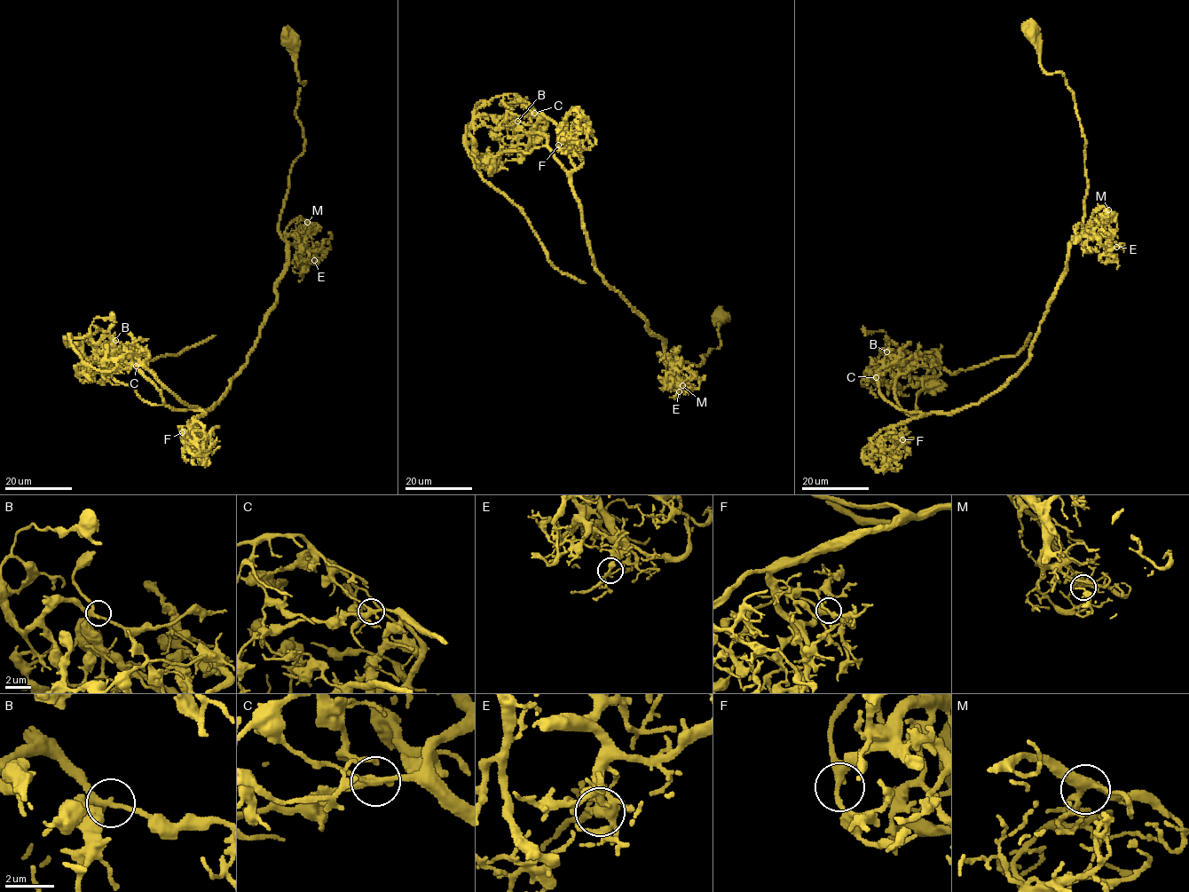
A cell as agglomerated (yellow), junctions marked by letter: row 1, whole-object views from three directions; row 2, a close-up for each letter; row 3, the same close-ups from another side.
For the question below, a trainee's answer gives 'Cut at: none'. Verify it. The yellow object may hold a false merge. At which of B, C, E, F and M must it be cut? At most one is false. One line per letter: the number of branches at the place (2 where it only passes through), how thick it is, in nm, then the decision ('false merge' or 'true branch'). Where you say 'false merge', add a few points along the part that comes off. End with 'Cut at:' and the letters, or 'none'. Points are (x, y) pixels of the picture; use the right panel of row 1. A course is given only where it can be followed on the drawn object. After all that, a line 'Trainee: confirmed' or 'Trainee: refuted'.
B: 4 branches meet; 240 nm thick; true branch
C: 4 branches meet; 280 nm thick; false merge; foreign part runs (876, 377), (865, 372), (862, 385), (874, 379), (883, 352), (922, 356), (950, 374), (1017, 356), (1030, 332)
E: 4 branches meet; 240 nm thick; true branch
F: 4 branches meet; 260 nm thick; true branch
M: 4 branches meet; 340 nm thick; true branch
Cut at: C
Trainee: refuted

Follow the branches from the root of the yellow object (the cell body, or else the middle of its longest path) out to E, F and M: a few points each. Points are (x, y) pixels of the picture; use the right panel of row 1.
E: (1031, 28), (1028, 37), (1040, 67), (1060, 73), (1073, 94), (1085, 140), (1084, 231), (1107, 236), (1116, 247)
F: (1031, 28), (1085, 140), (1083, 232), (1017, 373), (978, 404), (888, 430), (902, 439)
M: (1031, 28), (1028, 37), (1040, 67), (1060, 73), (1073, 94), (1085, 140), (1083, 228), (1097, 209), (1108, 209)

